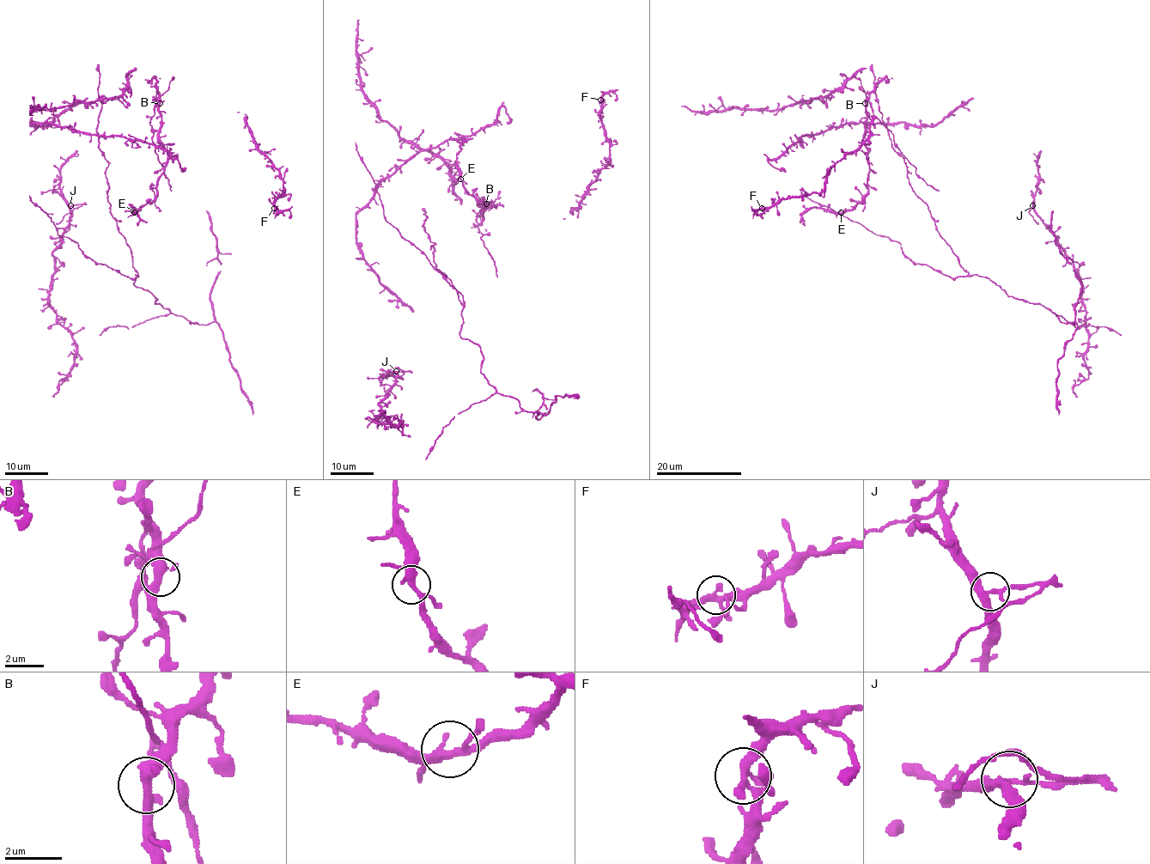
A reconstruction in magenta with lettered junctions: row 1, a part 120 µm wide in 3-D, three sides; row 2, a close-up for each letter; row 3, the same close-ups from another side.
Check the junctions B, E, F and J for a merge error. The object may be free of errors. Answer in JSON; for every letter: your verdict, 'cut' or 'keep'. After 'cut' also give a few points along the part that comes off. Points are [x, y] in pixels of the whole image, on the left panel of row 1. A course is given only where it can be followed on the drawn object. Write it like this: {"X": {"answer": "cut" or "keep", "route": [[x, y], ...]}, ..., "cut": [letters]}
{"B": {"answer": "keep"}, "E": {"answer": "keep"}, "F": {"answer": "keep"}, "J": {"answer": "cut", "route": [[70, 206], [73, 208], [71, 211], [56, 224]]}, "cut": ["J"]}

